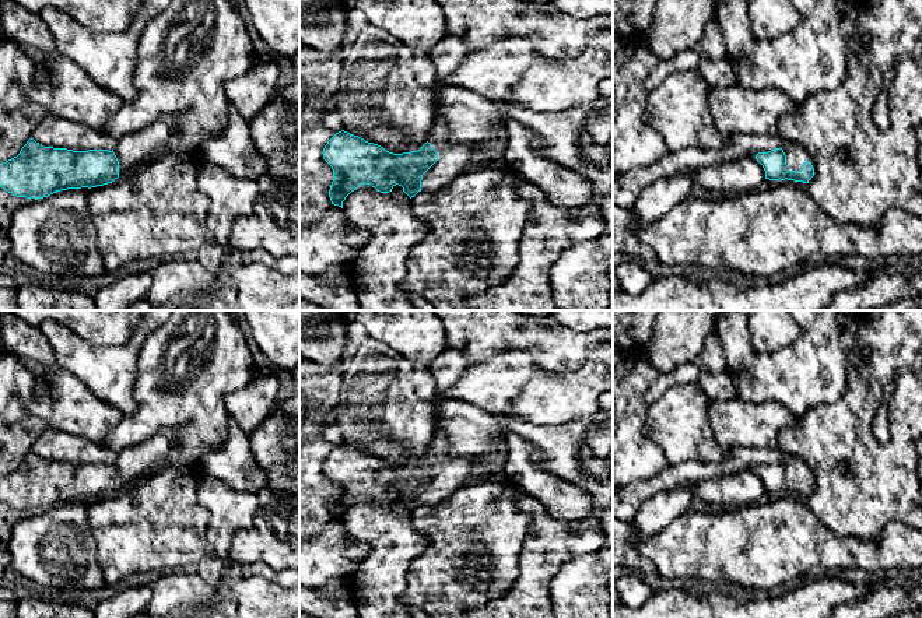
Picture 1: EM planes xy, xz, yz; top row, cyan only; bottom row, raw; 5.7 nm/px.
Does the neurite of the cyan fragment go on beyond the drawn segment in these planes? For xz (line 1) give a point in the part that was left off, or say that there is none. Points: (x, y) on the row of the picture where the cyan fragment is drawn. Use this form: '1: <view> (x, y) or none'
1: xz (454, 160)

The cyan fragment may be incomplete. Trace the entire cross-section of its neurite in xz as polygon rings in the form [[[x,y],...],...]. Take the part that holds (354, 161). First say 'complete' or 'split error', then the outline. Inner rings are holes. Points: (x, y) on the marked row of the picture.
split error | [[[437,98],[428,141],[418,151],[393,154],[344,130],[323,148],[323,159],[333,169],[329,197],[341,208],[346,197],[362,185],[371,185],[381,193],[389,193],[399,185],[410,199],[421,190],[437,192],[477,169],[478,158],[477,145],[448,141],[448,123]]]

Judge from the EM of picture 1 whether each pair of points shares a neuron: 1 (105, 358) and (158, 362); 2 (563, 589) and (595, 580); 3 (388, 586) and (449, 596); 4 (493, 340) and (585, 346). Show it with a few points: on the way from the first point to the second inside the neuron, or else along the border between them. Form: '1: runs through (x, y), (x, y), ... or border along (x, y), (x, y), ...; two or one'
1: border along (153, 332), (139, 353), (137, 378), (132, 393); two
2: runs through (571, 589), (578, 589), (586, 580); one
3: border along (416, 558), (400, 603); two
4: runs through (515, 340), (544, 340), (551, 346), (563, 346); one

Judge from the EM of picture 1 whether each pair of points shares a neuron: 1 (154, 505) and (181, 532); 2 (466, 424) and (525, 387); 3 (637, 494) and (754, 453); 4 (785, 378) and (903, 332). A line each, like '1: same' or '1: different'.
1: same
2: different
3: same
4: different

